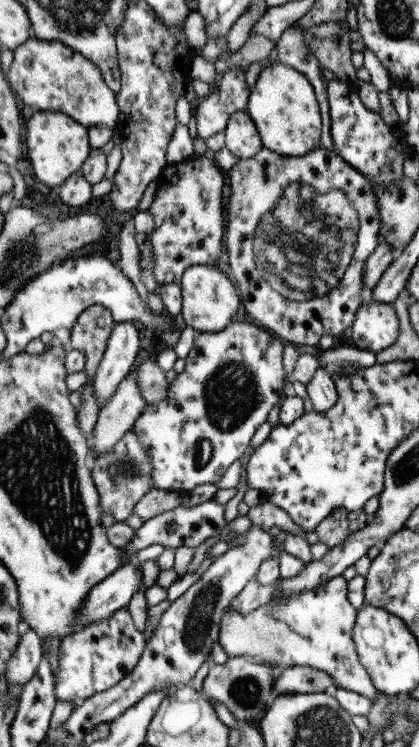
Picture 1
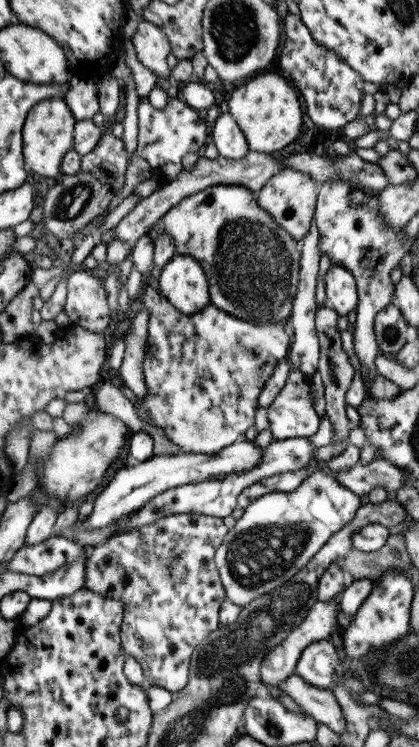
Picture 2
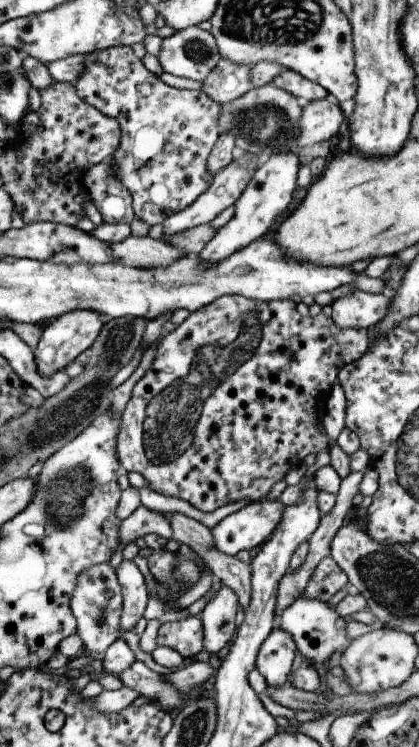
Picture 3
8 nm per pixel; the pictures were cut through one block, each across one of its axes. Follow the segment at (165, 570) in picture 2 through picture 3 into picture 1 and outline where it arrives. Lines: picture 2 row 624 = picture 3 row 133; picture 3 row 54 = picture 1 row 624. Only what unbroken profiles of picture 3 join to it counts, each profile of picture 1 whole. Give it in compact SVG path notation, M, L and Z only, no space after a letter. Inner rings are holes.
M123 607L107 618L87 623L80 631L59 640L55 651L59 673L54 676L54 695L57 701L80 705L86 698L103 692L127 676L144 649L146 639L137 630Z

